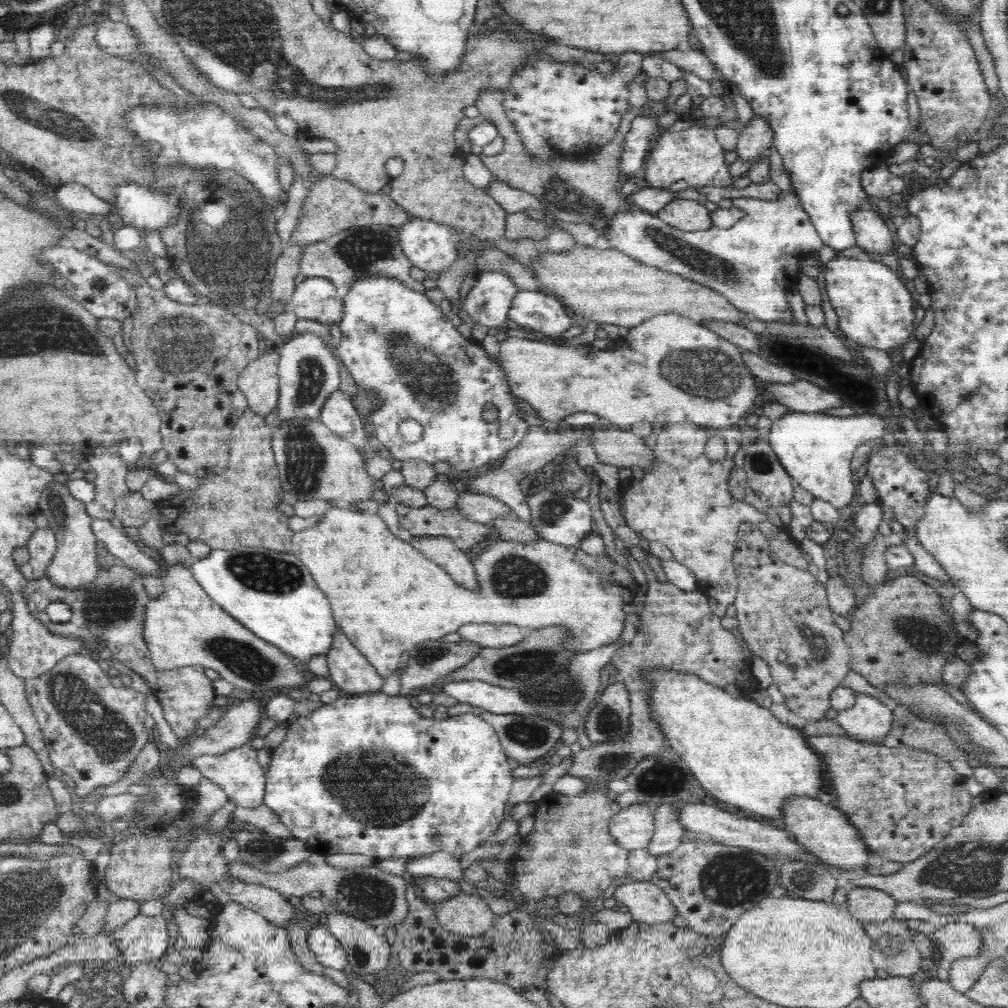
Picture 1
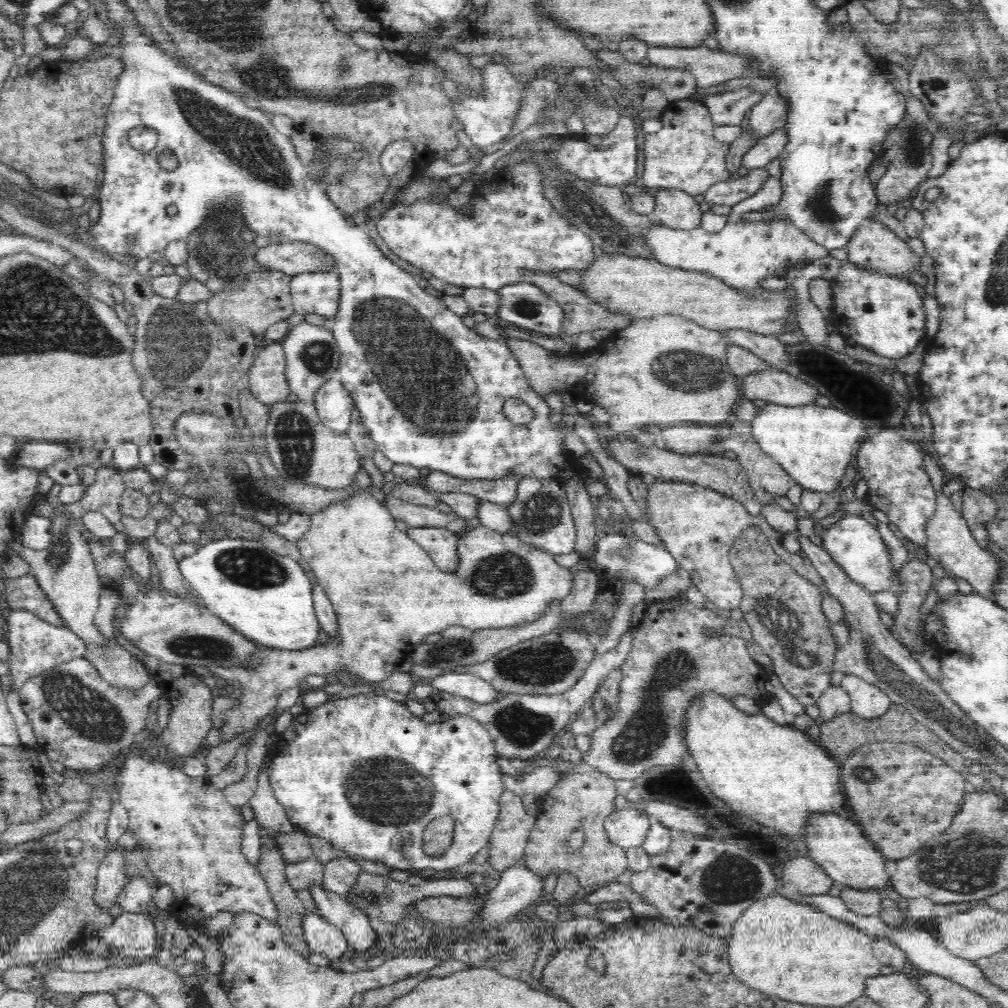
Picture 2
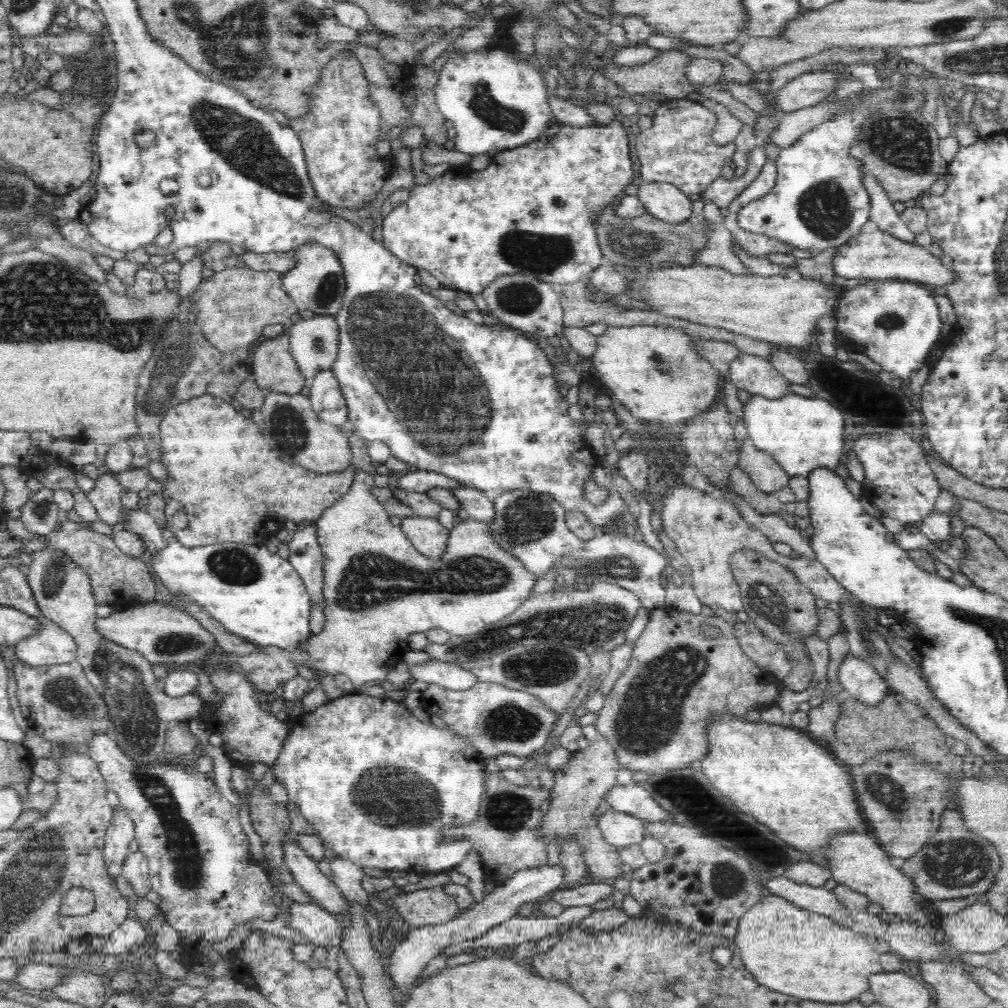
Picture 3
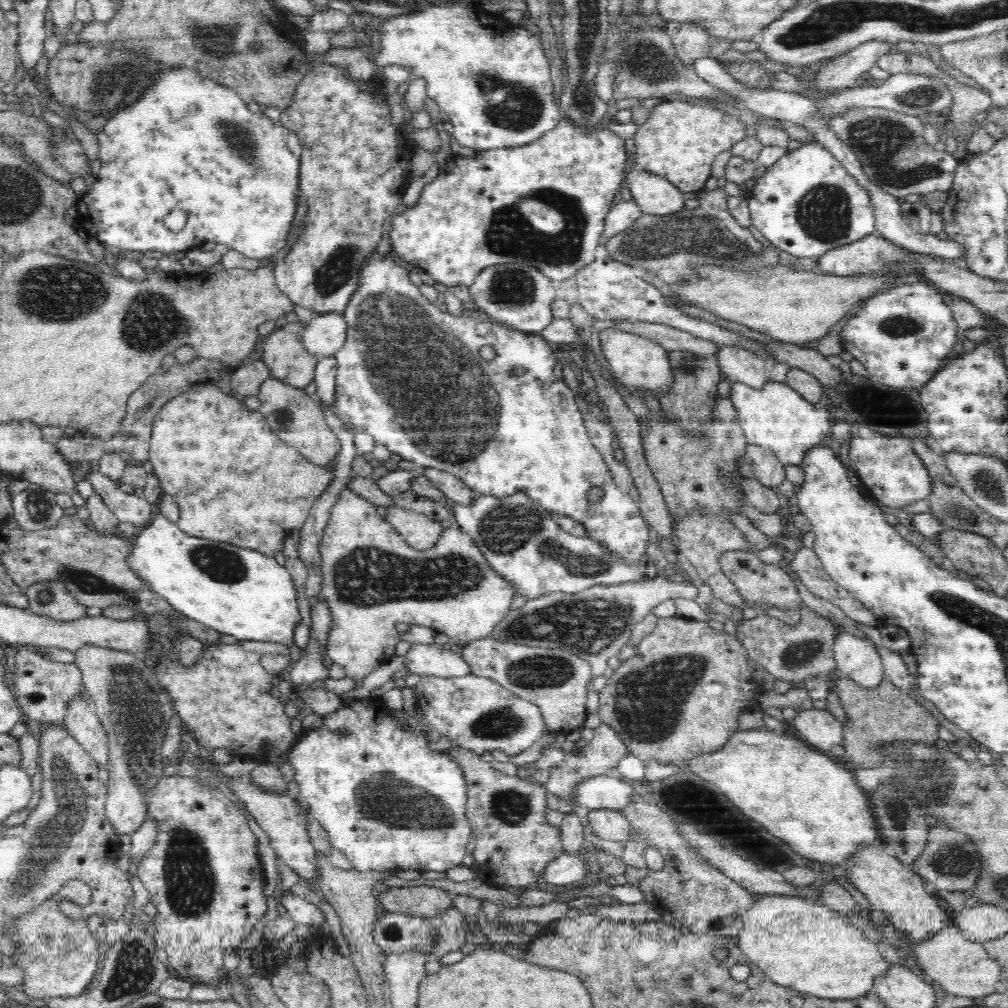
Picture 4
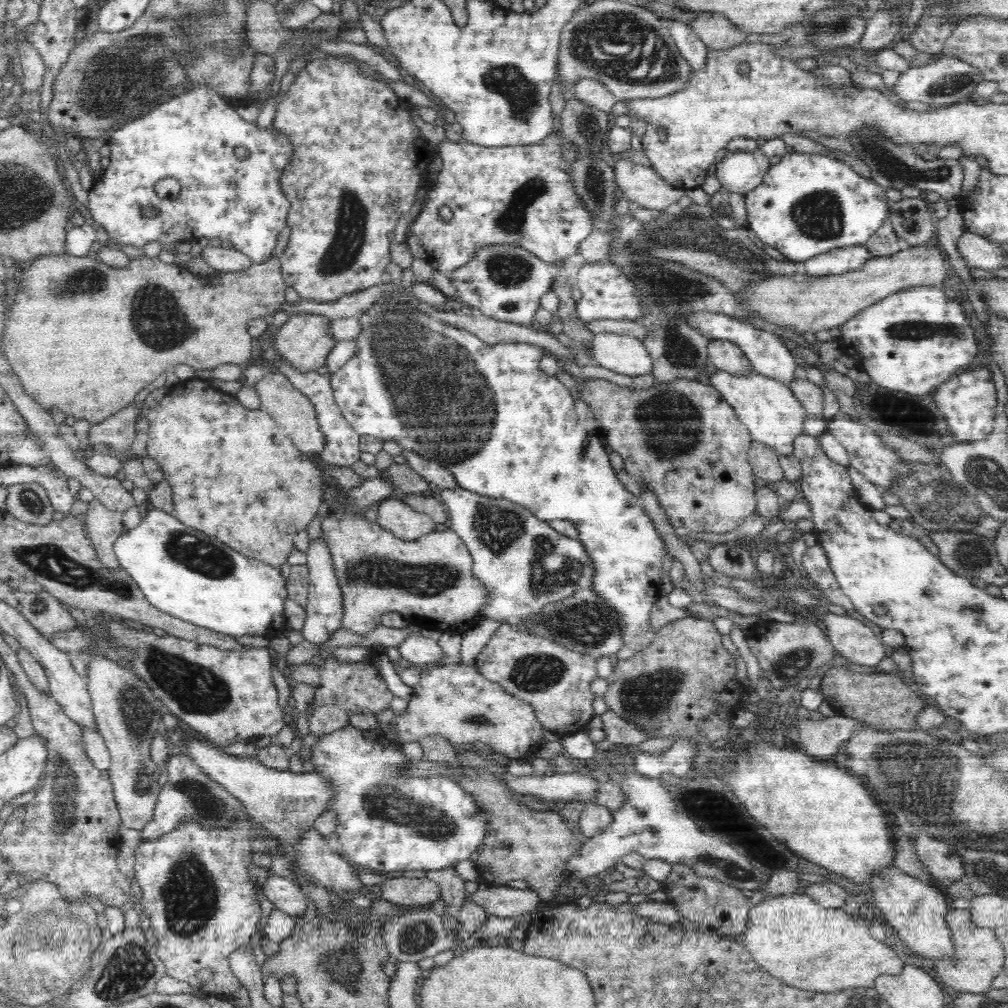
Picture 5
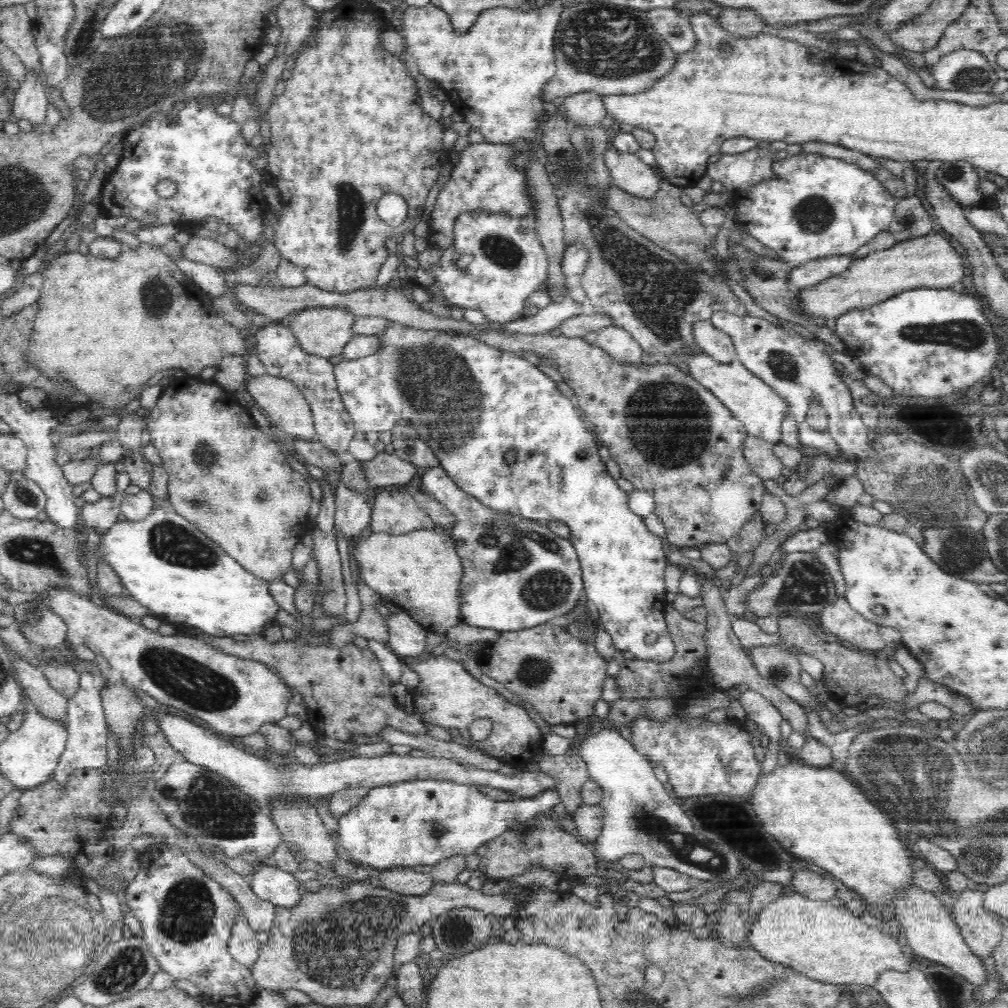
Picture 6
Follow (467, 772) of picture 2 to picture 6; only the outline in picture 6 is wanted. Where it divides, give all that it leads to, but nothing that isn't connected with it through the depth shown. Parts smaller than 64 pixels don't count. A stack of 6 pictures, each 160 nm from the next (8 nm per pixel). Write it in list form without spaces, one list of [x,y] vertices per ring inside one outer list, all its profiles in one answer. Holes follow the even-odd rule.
[[[429,778],[400,781],[372,787],[370,793],[352,807],[352,810],[339,816],[337,844],[339,849],[350,854],[352,862],[368,864],[373,873],[396,867],[414,867],[419,864],[434,866],[450,859],[452,855],[468,856],[470,853],[481,851],[484,844],[496,839],[516,822],[525,822],[539,813],[543,815],[551,813],[554,806],[560,802],[556,788],[546,790],[533,798],[497,802],[482,794],[474,785]]]

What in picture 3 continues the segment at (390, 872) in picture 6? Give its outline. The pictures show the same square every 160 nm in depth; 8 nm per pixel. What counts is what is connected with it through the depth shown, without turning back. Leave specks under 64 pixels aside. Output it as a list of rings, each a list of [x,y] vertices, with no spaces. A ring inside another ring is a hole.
[[[442,888],[420,889],[391,898],[398,914],[411,927],[437,925],[455,918],[463,910]]]

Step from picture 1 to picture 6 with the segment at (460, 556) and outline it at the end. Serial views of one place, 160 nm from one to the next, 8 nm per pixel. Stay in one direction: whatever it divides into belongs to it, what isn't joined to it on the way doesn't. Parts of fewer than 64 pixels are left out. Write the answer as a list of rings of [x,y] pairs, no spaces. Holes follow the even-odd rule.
[[[383,491],[376,495],[372,503],[370,530],[390,532],[394,536],[408,534],[410,531],[433,529],[435,523],[424,513],[410,492]]]

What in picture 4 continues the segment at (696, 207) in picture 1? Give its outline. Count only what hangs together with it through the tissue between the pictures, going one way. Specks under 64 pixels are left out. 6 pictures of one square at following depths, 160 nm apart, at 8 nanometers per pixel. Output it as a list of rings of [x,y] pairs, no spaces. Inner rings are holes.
[[[632,171],[626,176],[624,186],[630,190],[643,214],[667,215],[684,209],[684,193],[670,181],[650,172]]]

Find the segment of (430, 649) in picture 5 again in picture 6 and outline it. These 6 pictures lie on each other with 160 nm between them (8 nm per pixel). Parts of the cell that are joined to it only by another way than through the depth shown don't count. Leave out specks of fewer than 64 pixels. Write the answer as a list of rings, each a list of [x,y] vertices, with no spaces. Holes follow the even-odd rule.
[[[394,613],[384,619],[388,631],[389,649],[398,658],[418,657],[426,652],[427,630],[418,621],[412,620],[409,613]]]

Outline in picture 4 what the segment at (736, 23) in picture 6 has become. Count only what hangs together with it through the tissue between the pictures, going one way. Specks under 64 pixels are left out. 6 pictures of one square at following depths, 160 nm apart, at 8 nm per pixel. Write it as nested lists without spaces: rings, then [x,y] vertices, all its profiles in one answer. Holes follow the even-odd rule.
[[[682,23],[676,34],[671,37],[676,50],[676,56],[684,62],[687,68],[693,66],[698,58],[718,59],[732,49],[732,41],[718,40],[709,36],[696,23]]]

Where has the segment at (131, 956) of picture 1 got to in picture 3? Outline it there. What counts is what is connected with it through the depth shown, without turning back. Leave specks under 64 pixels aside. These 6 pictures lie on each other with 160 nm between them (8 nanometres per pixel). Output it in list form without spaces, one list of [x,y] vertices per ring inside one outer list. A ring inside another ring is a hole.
[[[129,917],[112,934],[105,938],[102,952],[106,955],[119,955],[126,951],[134,951],[146,943],[146,940],[147,933],[142,921]]]

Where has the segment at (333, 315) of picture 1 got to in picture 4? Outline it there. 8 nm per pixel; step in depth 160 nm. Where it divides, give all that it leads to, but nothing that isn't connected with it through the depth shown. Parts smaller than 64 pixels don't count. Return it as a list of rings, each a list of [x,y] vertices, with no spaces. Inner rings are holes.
[[[316,64],[316,68],[312,68],[312,71],[308,72],[308,75],[304,76],[304,79],[297,84],[292,106],[283,110],[279,119],[279,123],[294,131],[302,143],[300,192],[306,196],[308,211],[303,220],[304,230],[302,230],[300,236],[296,238],[296,242],[291,246],[286,256],[274,264],[275,281],[277,282],[278,288],[286,296],[290,297],[293,303],[305,309],[309,309],[314,315],[320,313],[344,312],[347,308],[350,298],[354,296],[357,285],[360,284],[360,278],[358,277],[360,275],[361,266],[364,265],[364,260],[368,258],[370,252],[376,252],[376,246],[380,244],[383,238],[386,238],[384,222],[395,215],[395,212],[400,207],[400,202],[402,202],[404,191],[411,182],[408,176],[408,161],[413,154],[415,146],[402,146],[398,144],[398,131],[400,127],[394,128],[394,126],[392,126],[392,112],[390,112],[387,98],[384,95],[375,97],[372,94],[366,94],[366,92],[361,90],[348,76],[344,76],[344,72],[344,69],[330,64]]]

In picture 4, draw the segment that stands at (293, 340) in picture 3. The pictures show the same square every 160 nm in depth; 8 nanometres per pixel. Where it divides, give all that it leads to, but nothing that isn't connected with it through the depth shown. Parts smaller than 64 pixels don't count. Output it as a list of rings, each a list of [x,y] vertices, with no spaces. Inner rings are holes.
[[[344,312],[315,314],[305,323],[301,346],[318,360],[335,355],[345,343],[347,330]]]

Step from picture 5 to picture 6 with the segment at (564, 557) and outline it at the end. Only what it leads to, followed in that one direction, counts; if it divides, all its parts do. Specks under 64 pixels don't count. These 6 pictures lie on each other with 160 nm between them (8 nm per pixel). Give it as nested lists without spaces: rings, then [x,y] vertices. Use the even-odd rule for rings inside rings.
[[[441,465],[425,468],[419,481],[421,490],[444,504],[457,520],[448,530],[456,546],[459,546],[460,561],[463,562],[464,580],[460,580],[462,608],[459,615],[464,624],[474,628],[493,628],[499,632],[519,631],[568,614],[578,604],[580,597],[585,595],[581,564],[570,539],[565,540],[548,530],[548,544],[538,542],[538,521],[488,507],[483,501],[466,494]]]

